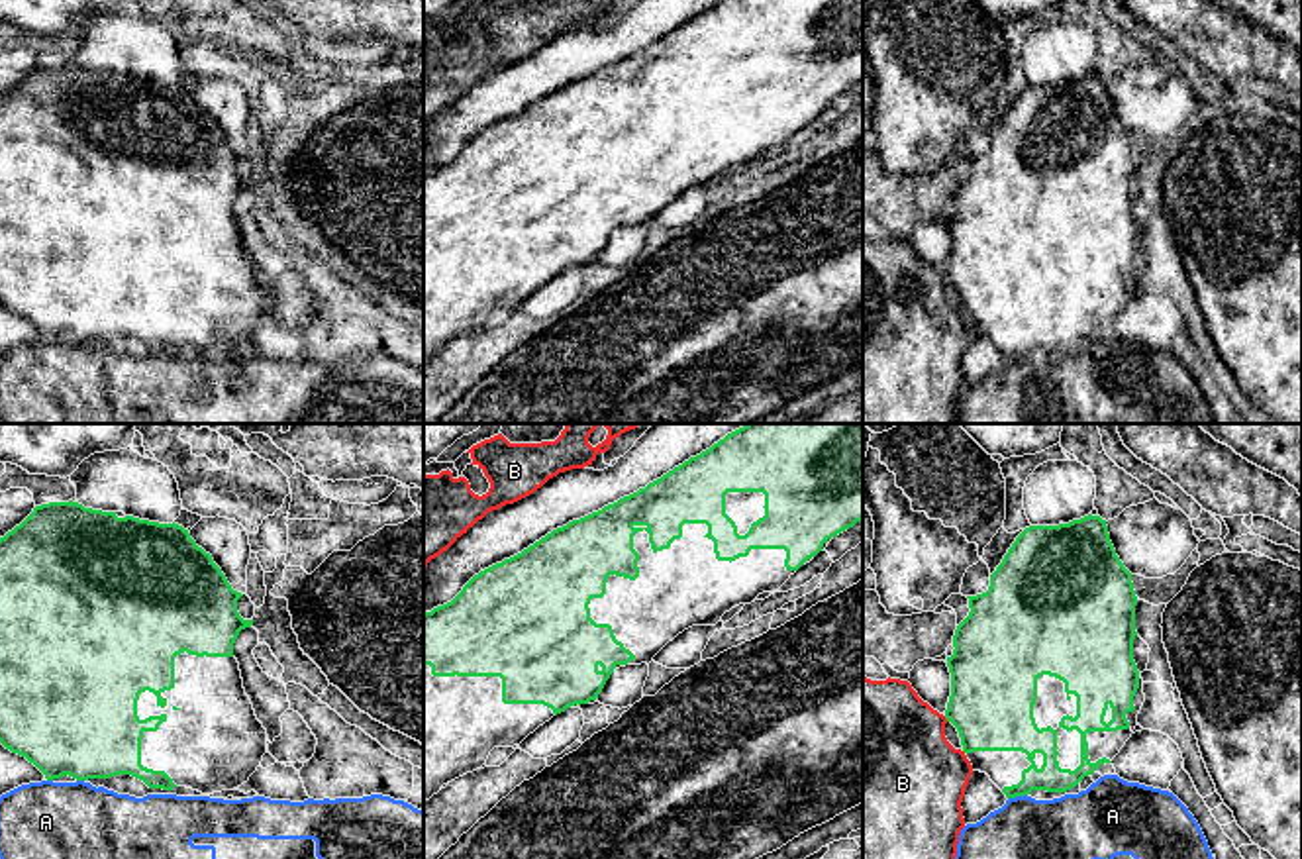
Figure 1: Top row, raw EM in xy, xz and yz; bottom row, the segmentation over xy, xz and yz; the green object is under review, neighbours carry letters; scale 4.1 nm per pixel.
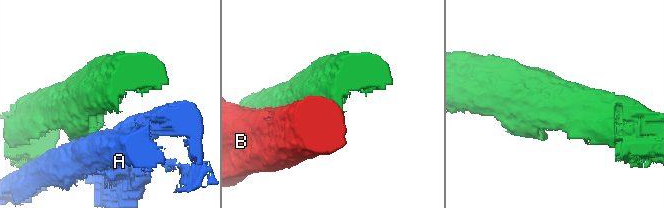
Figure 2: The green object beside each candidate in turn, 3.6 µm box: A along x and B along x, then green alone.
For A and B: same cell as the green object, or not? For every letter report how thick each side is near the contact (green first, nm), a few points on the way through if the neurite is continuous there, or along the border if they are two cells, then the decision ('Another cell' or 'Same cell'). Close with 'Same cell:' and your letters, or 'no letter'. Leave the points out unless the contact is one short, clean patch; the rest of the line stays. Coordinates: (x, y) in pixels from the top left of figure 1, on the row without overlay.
A: Thickness 140 nm (green) against 460 nm. Another cell
B: Thickness 360 nm (green) against 440 nm. Another cell
Same cell: no letter

